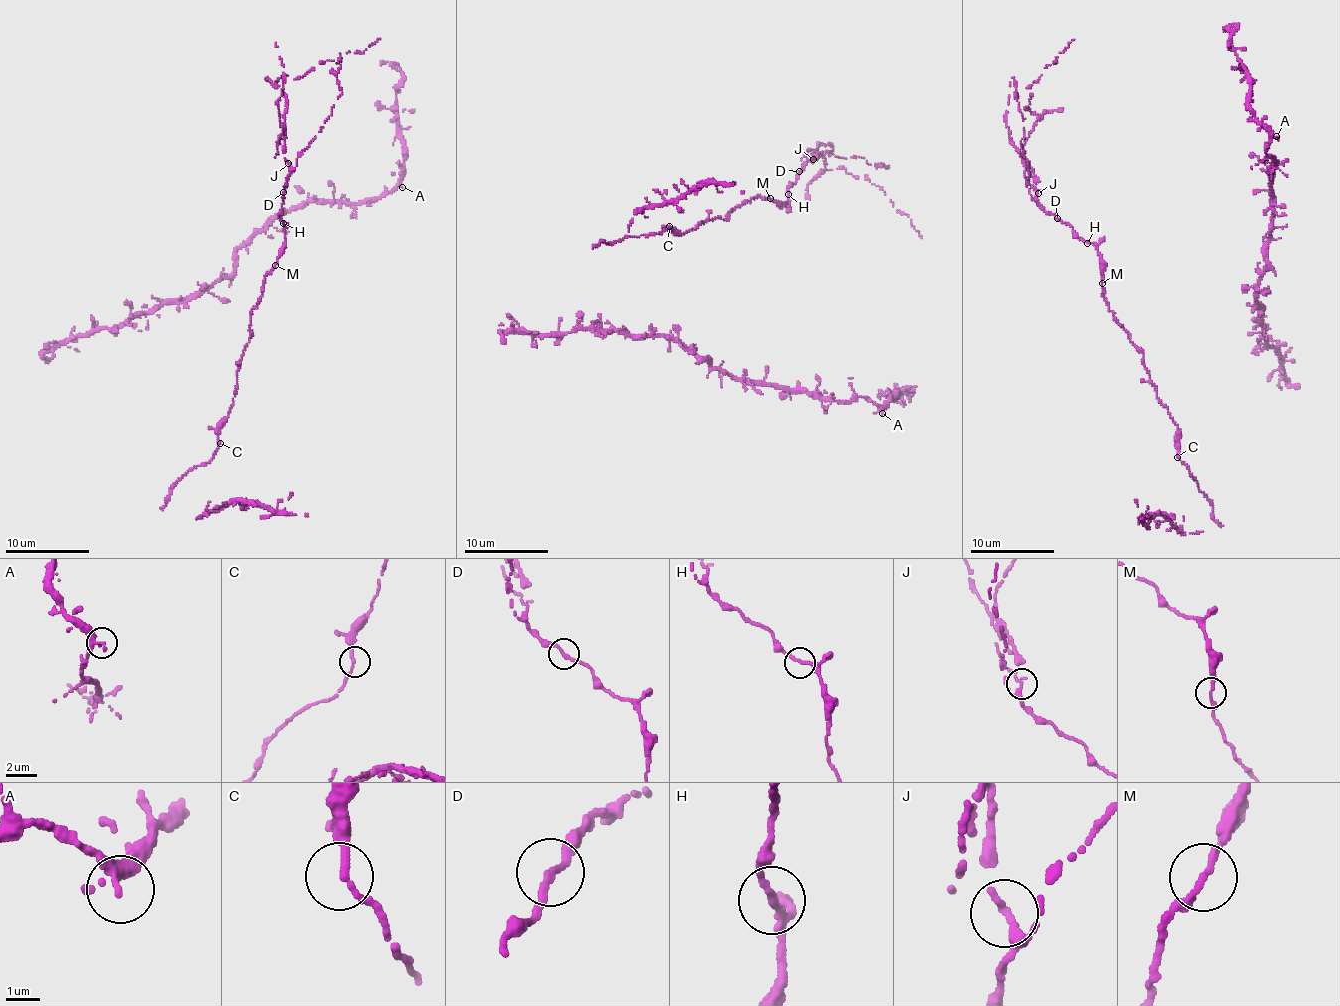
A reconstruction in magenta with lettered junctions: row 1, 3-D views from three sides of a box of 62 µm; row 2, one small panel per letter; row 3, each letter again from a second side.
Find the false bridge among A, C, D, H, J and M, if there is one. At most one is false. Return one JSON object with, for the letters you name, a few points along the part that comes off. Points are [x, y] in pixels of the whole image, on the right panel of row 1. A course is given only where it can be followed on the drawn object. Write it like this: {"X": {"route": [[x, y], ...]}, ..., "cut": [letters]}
{"J": {"route": [[1037, 193], [1034, 169], [1023, 155], [1029, 132], [1037, 116], [1027, 109], [1029, 88], [1074, 40]]}, "cut": ["J"]}

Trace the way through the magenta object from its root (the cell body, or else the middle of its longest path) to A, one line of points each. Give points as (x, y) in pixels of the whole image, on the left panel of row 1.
A: (227, 276), (235, 266), (236, 250), (260, 233), (277, 216), (303, 208), (309, 202), (367, 202), (402, 187)

